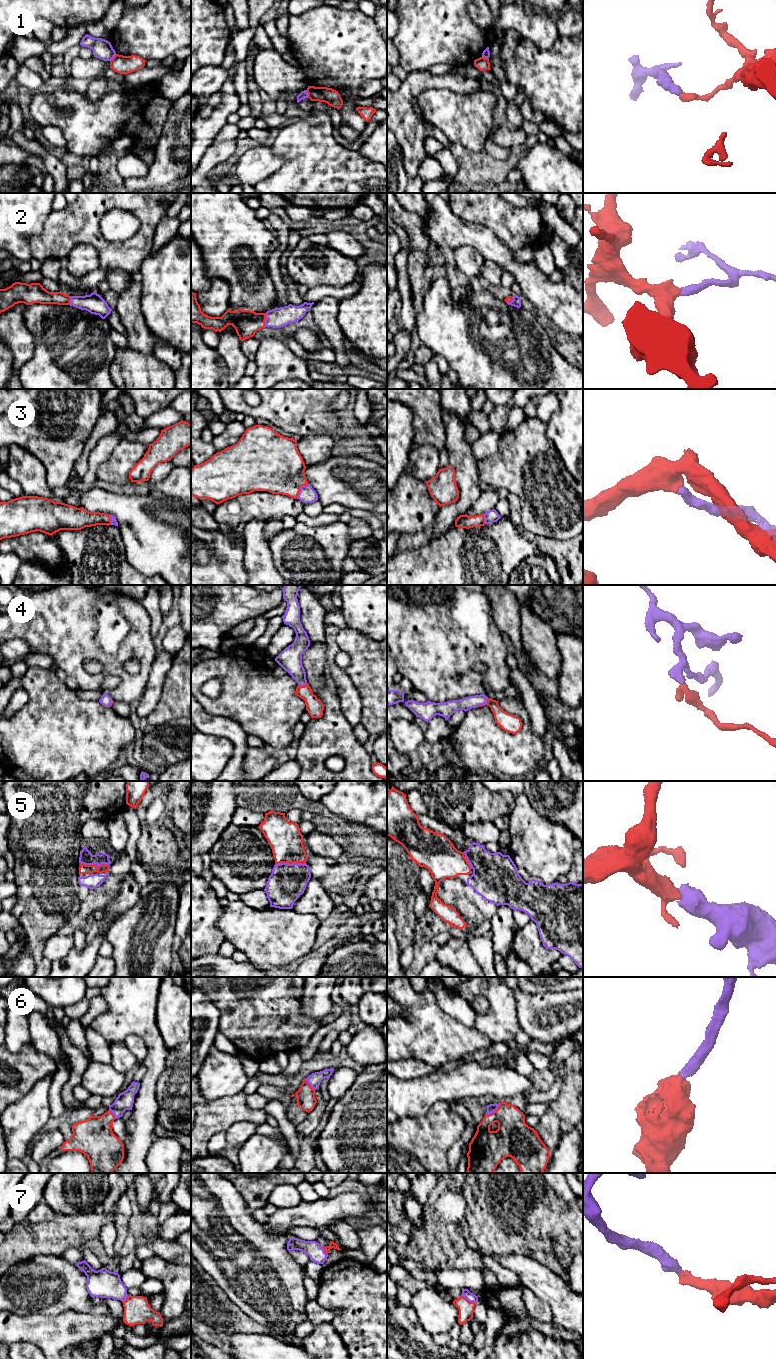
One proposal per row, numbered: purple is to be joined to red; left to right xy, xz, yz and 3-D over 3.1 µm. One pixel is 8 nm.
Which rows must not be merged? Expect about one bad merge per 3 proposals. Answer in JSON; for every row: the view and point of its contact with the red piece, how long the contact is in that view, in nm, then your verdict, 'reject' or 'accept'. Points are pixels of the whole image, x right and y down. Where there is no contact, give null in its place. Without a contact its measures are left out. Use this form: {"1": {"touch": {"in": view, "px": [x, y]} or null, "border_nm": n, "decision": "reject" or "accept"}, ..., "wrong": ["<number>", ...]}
{"1": {"touch": {"in": "xz", "px": [308, 94]}, "border_nm": 70, "decision": "reject"}, "2": {"touch": {"in": "xz", "px": [265, 319]}, "border_nm": 110, "decision": "accept"}, "3": {"touch": {"in": "xz", "px": [299, 489]}, "border_nm": 150, "decision": "accept"}, "4": {"touch": {"in": "xz", "px": [302, 686]}, "border_nm": 80, "decision": "accept"}, "5": {"touch": {"in": "xy", "px": [95, 864]}, "border_nm": 240, "decision": "accept"}, "6": {"touch": {"in": "yz", "px": [494, 1111]}, "border_nm": 160, "decision": "accept"}, "7": {"touch": {"in": "yz", "px": [467, 1300]}, "border_nm": 140, "decision": "accept"}, "wrong": ["1"]}

